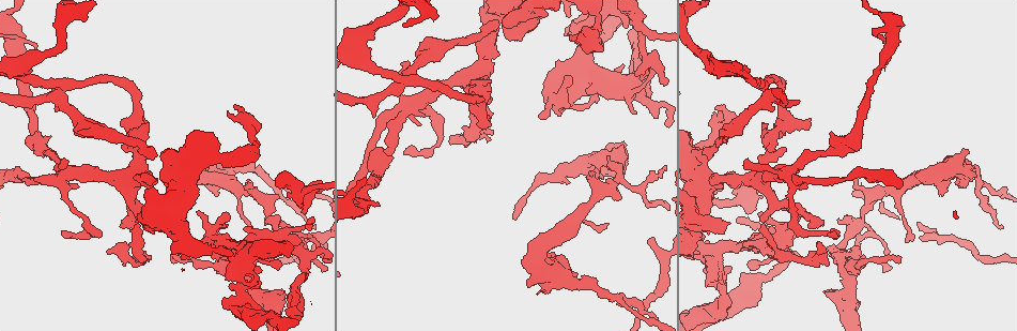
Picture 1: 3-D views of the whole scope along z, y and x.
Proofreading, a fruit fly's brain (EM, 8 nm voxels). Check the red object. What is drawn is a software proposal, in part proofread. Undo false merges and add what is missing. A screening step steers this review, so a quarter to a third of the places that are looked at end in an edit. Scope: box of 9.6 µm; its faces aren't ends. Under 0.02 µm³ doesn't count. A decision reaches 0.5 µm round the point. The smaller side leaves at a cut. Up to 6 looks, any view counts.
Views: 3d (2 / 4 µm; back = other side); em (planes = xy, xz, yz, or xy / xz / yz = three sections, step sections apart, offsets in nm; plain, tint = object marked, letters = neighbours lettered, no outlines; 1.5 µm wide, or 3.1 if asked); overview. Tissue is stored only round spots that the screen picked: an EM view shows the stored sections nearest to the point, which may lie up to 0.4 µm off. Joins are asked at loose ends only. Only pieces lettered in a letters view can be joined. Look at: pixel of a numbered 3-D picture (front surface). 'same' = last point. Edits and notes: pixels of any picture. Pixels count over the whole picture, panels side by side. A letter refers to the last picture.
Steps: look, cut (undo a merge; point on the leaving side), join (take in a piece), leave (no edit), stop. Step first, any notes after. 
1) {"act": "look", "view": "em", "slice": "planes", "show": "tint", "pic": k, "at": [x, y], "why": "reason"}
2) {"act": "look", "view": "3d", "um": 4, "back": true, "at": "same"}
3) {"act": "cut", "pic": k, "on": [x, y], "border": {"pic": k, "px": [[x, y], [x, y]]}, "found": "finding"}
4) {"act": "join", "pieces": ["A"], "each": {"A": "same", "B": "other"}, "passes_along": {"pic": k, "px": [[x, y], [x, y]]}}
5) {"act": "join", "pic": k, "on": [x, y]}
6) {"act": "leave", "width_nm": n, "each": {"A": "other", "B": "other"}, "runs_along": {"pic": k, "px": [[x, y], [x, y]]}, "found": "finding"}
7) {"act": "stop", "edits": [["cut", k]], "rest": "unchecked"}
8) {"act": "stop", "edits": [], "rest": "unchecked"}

{"act": "look", "view": "em", "slice": "xy", "step": 4, "show": "letters", "pic": 1, "at": [247, 182], "why": "branch stops here"}

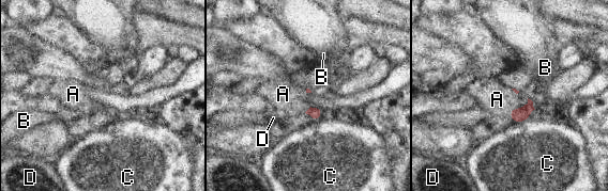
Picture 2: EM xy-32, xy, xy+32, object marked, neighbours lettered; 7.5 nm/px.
{"act": "join", "pic": 2, "on": [497, 99], "each": {"A": "same", "B": "other", "C": "other", "D": "other"}, "passes_along": {"pic": 2, "px": [[518, 115], [517, 108], [497, 99]]}, "found": "it goes on there"}

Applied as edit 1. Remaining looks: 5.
{"act": "look", "view": "em", "slice": "xy", "step": 4, "show": "plain", "pic": 1, "at": [61, 232], "why": "an open end"}

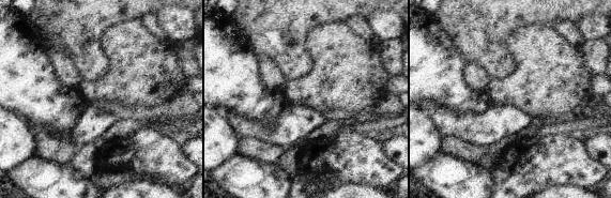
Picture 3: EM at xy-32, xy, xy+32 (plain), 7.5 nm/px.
{"act": "look", "view": "em", "slice": "xy", "step": 4, "show": "letters", "at": "same", "why": "what lies round it"}

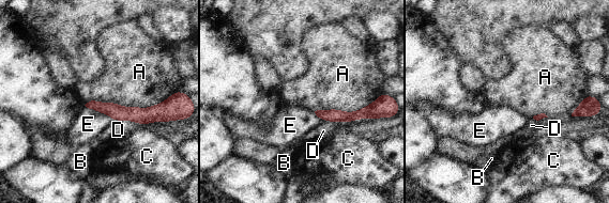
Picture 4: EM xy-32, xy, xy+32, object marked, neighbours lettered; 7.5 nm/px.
{"act": "leave", "width_nm": 90, "each": {"A": "other", "B": "other", "C": "other", "D": "other", "E": "other"}, "border": {"pic": 4, "px": [[160, 102], [85, 105]]}, "found": "no lettered piece goes on from it"}

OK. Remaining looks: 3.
{"act": "look", "view": "em", "slice": "planes", "show": "plain", "pic": 1, "at": [201, 263], "why": "calibre changes"}

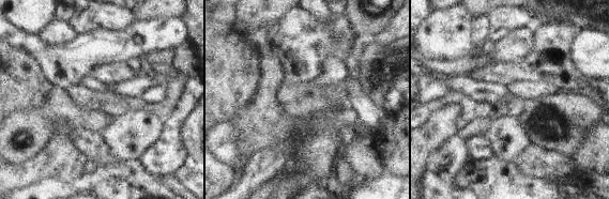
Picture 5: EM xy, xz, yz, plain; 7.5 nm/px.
{"act": "look", "view": "em", "slice": "planes", "show": "tint", "at": "same", "why": "with the object marked"}

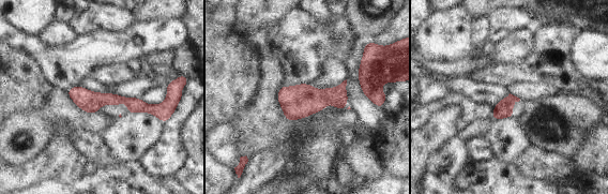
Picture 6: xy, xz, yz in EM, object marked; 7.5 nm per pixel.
{"act": "look", "view": "em", "slice": "planes", "show": "letters", "at": "same", "why": "see the neighbours"}

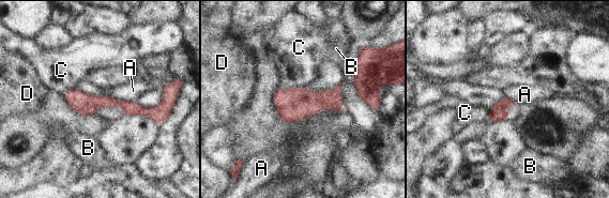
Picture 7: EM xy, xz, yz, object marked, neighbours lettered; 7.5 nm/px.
{"act": "leave", "each": {"A": "other", "B": "other", "C": "other", "D": "other"}, "border": {"pic": 7, "px": [[319, 111], [289, 124]]}, "found": "all the same cell"}

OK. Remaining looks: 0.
{"act": "stop", "edits": [["join", 2]], "rest": "unchecked"}

